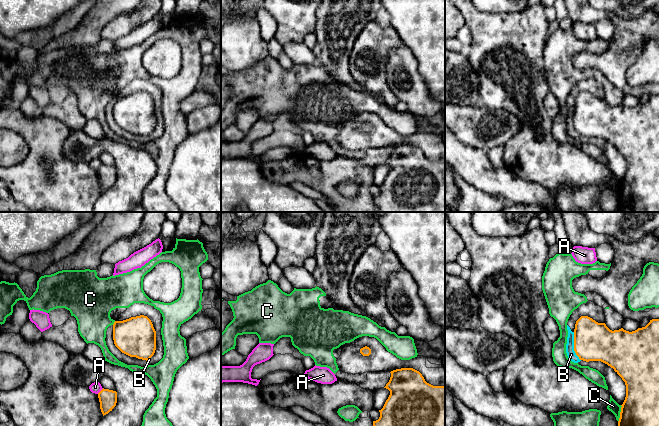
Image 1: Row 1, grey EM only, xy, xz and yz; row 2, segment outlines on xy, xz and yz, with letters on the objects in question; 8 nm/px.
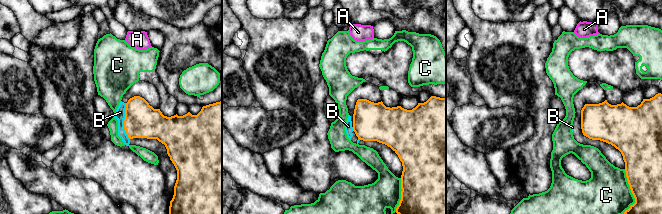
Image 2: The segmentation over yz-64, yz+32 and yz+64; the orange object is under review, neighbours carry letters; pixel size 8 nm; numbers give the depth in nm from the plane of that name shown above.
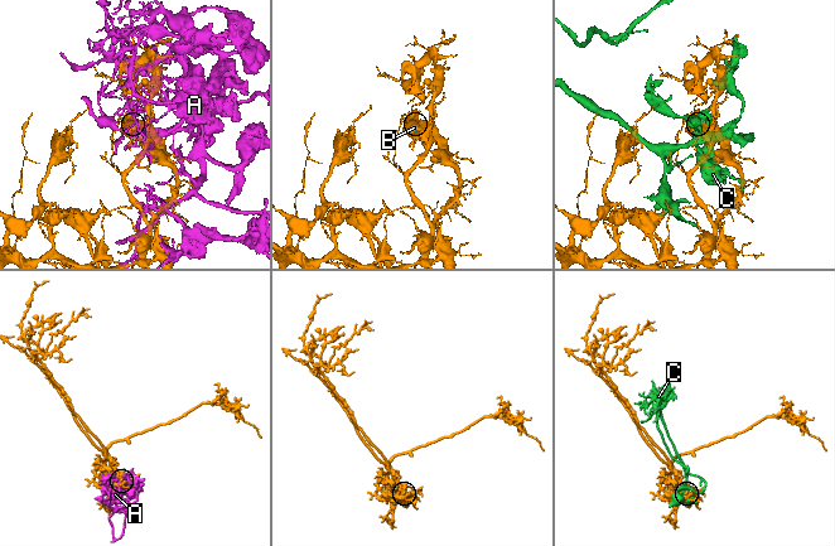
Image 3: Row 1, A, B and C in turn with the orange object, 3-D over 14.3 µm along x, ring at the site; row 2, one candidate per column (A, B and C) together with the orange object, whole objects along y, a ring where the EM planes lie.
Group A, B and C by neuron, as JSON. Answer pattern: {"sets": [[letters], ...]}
{"sets": [["A"], ["B"], ["C"]]}

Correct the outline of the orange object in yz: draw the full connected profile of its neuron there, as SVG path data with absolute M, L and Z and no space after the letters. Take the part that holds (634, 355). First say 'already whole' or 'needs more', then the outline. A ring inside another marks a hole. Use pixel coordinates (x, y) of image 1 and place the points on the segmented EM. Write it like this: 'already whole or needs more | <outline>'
already whole | M581 316L575 324L574 351L580 360L607 364L625 382L626 397L621 405L618 426L659 426L659 319L652 319L645 327L629 332L623 328L612 331L605 323Z

